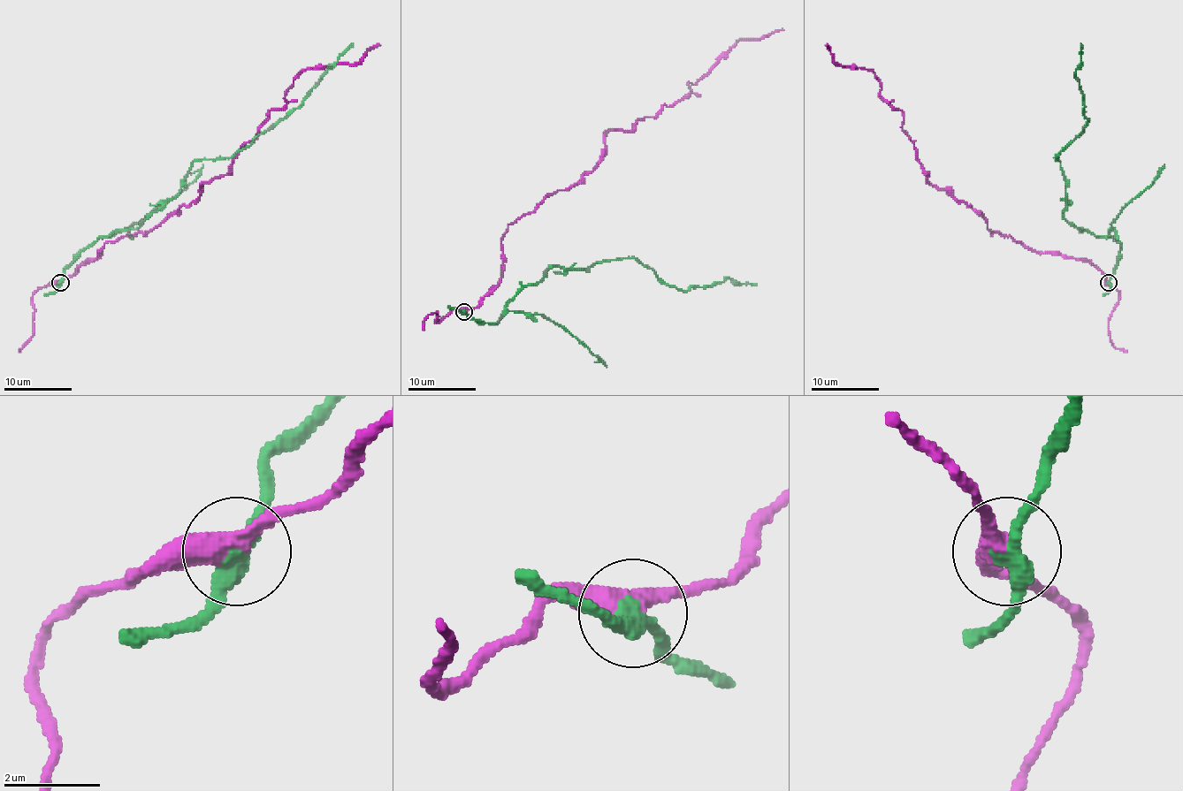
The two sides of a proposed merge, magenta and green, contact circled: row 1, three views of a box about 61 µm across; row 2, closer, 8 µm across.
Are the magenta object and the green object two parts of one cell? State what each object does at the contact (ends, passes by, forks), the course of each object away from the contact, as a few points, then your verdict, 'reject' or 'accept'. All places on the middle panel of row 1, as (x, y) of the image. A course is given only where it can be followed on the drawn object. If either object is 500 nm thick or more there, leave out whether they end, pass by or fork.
magenta passes by; green passes by; course magenta (463, 311), (497, 284), (507, 225), (591, 171), (610, 130), (630, 130), (671, 106), (739, 40), (783, 30); course green (463, 311), (496, 323), (552, 267), (598, 262), (636, 258), (683, 291), (726, 278), (756, 284); reject

